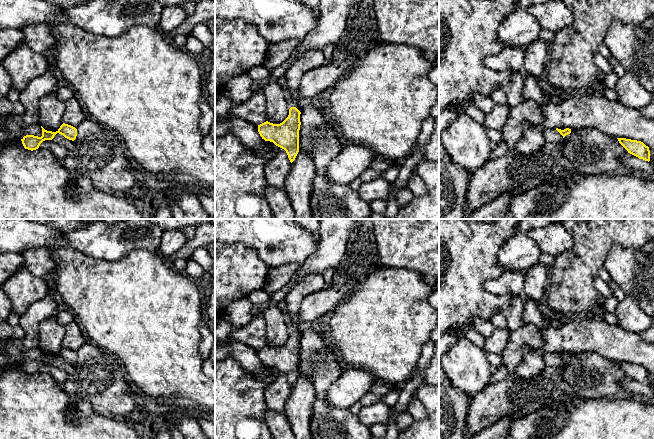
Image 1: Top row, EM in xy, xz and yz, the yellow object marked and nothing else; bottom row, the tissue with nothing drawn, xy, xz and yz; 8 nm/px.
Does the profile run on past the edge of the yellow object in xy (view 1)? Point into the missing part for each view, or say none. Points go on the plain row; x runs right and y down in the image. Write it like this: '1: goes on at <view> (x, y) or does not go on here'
1: does not go on here

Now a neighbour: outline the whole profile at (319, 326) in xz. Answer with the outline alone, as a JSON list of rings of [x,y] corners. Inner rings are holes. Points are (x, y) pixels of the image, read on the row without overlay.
[[[316,320],[313,322],[301,322],[299,330],[300,336],[302,336],[306,331],[314,331],[326,336],[328,328],[324,320]]]

